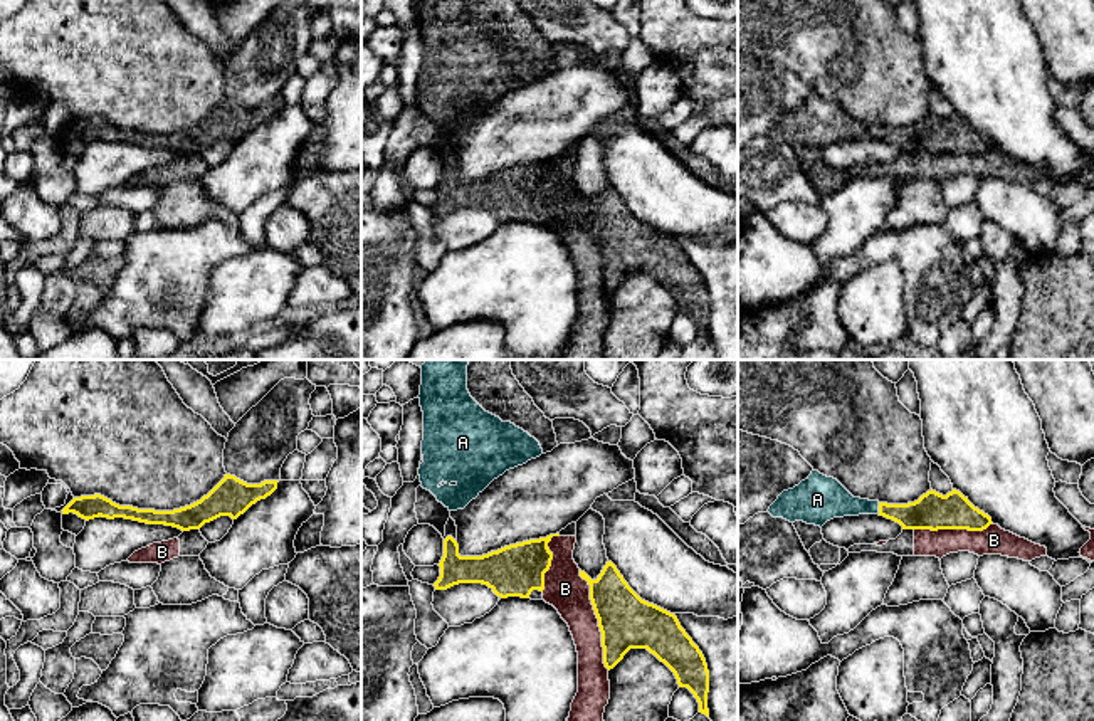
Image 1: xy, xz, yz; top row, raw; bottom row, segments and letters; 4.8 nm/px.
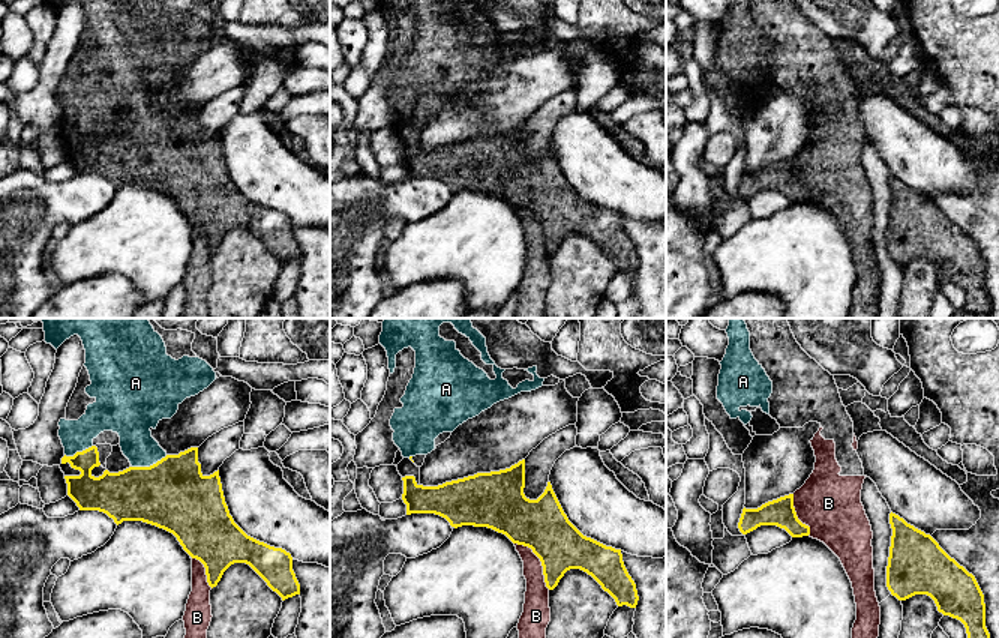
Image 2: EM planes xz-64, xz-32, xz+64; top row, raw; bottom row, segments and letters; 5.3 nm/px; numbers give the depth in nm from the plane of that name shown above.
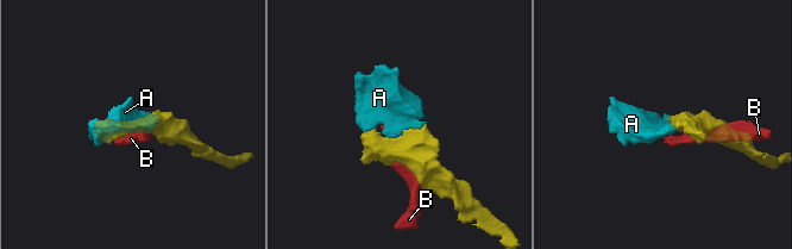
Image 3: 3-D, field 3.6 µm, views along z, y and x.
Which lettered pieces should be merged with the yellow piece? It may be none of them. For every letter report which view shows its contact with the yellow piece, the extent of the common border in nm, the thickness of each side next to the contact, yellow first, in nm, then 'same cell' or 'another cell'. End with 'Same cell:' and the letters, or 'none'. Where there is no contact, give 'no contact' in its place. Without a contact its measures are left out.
A: contact in yz; length 60 nm; calibres 180 and 180 nm; same cell
B: contact in xz; length 500 nm; calibres 260 and 190 nm; another cell
Same cell: A

